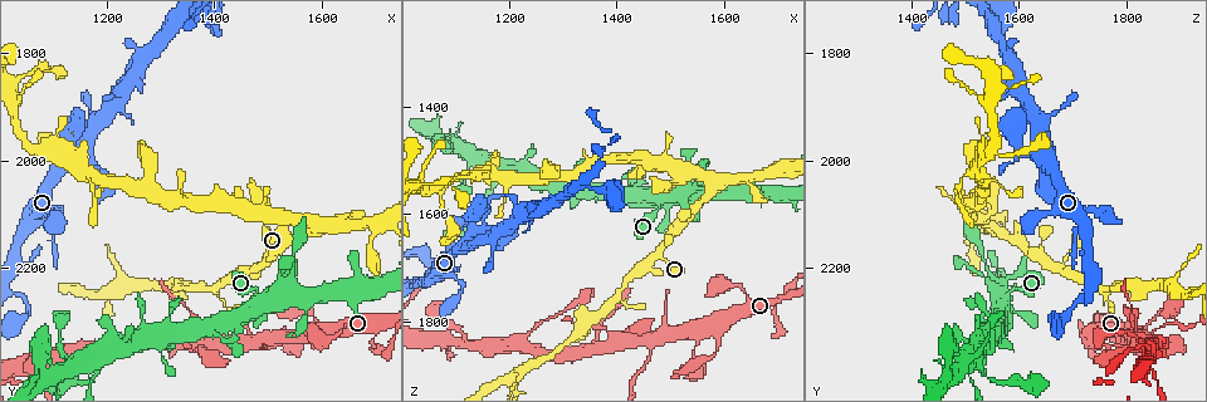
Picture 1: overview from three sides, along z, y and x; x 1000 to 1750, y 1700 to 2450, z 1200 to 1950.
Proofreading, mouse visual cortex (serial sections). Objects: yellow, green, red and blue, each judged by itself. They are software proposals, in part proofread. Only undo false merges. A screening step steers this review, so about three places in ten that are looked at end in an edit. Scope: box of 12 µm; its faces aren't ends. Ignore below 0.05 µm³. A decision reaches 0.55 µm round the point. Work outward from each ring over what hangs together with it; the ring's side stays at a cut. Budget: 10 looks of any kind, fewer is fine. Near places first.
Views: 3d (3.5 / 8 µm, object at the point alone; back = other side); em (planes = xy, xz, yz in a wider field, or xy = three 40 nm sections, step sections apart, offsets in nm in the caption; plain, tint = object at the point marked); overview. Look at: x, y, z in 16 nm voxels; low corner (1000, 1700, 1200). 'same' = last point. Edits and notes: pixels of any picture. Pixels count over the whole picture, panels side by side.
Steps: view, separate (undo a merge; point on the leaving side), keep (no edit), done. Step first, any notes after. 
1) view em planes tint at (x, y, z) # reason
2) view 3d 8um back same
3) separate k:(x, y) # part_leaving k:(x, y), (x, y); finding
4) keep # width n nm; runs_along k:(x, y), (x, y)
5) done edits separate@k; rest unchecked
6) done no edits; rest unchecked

view 3d 3.5um at (1585, 2120, 1545) # three arms meet

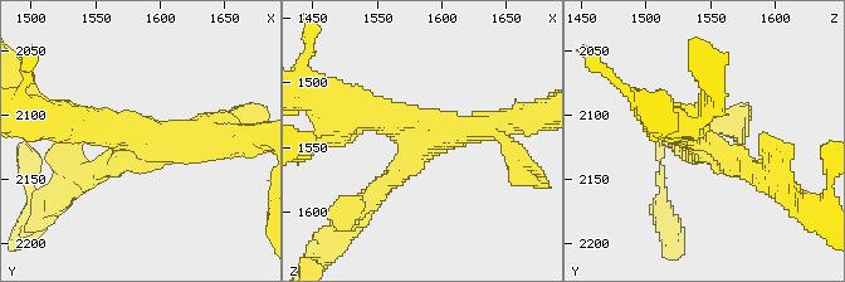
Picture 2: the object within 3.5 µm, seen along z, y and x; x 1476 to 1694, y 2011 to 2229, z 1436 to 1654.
view em xy step 1 tint at (1582, 2120, 1540) # arms 3; arm_widths 250, 350, 350 nm

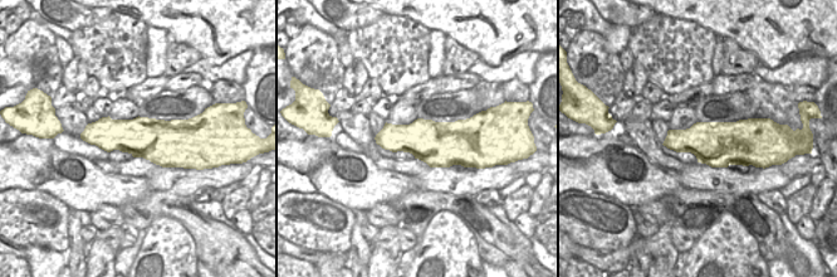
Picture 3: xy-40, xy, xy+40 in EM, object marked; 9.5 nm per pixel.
keep # runs_along 2:(757, 174), (677, 124); one cell here

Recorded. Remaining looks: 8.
view em xy step 3 tint at (1460, 2340, 1835) # side arm on a straight run

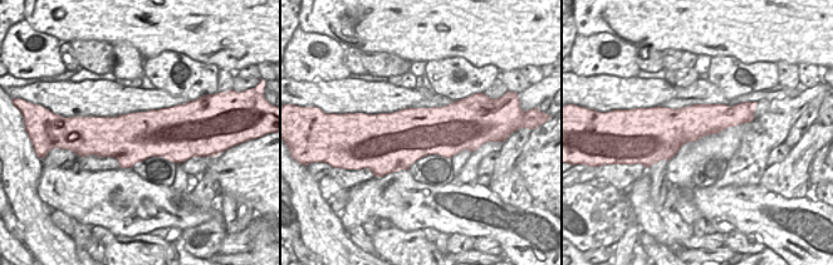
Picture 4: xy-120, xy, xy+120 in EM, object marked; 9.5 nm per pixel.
view 3d 3.5um same # wider look

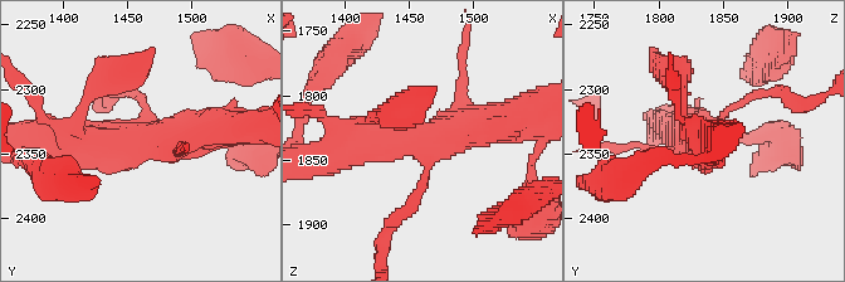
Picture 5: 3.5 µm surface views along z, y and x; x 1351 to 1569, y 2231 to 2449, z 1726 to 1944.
keep # runs_along 5:(504, 122), (337, 151); all the same cell

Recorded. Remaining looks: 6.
view 3d 8um at (1140, 2360, 1840) # three-way junction

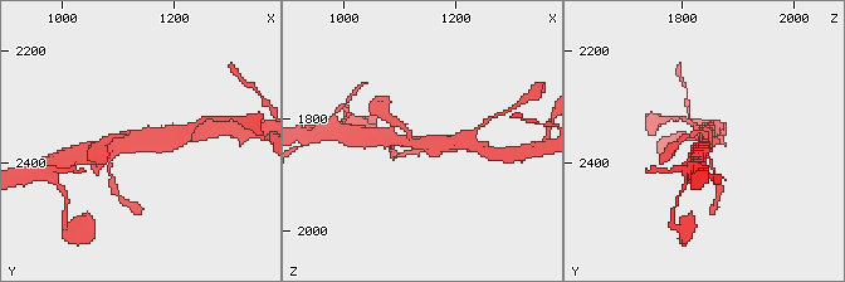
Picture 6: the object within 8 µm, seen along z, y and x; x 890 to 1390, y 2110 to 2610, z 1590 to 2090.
view 3d 3.5um at (1140, 2360, 1845) # zoom in

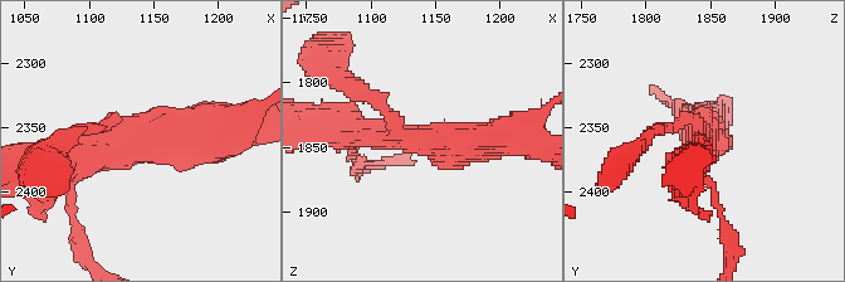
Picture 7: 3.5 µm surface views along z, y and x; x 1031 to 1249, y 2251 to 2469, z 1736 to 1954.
view em planes tint at (1144, 2360, 1842) # arms 3; arm_widths 200, 400, 500 nm; now the EM

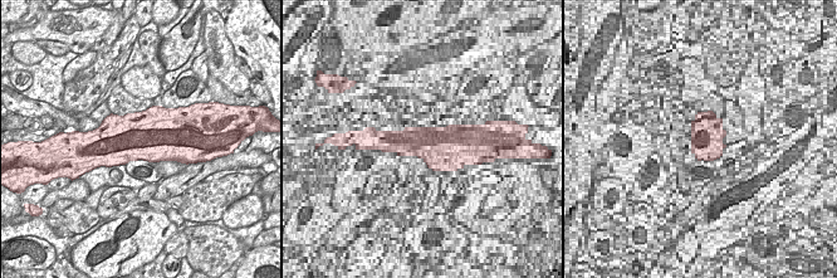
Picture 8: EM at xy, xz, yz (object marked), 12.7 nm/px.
keep # runs_along 7:(225, 131), (171, 135), (63, 161); one cell here

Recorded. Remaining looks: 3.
view 3d 3.5um at (1200, 2245, 1910)

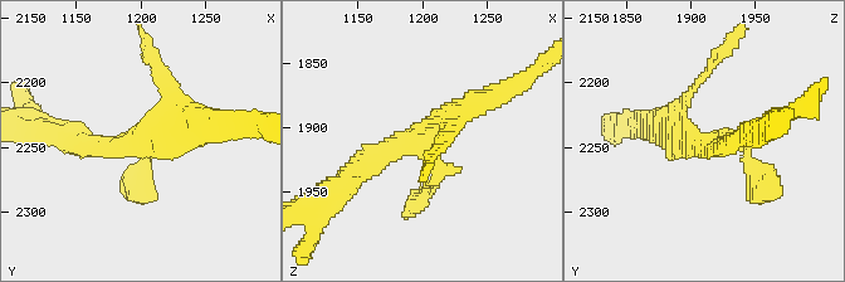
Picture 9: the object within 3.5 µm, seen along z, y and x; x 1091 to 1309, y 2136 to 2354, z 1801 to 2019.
view em xy step 1 tint at (1196, 2246, 1906) # shape alone is not enough

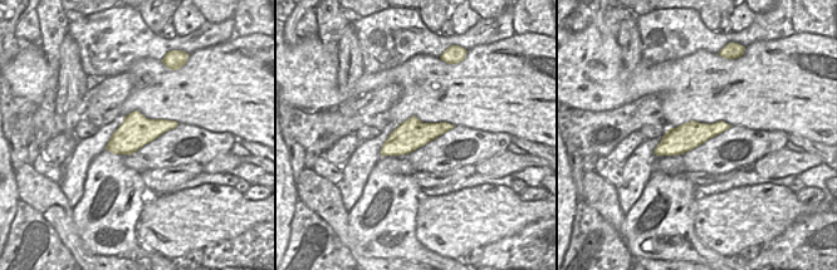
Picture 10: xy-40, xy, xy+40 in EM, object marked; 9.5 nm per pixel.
keep # width 280 nm; runs_along 9:(487, 97), (440, 116), (348, 181); continuous, no second cell

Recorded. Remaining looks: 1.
done no edits; rest unchecked

